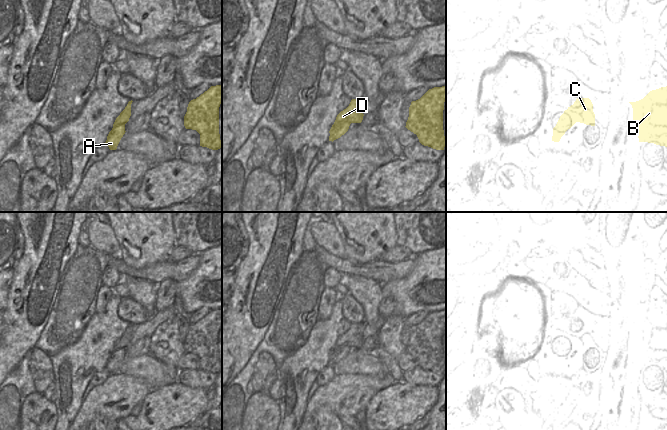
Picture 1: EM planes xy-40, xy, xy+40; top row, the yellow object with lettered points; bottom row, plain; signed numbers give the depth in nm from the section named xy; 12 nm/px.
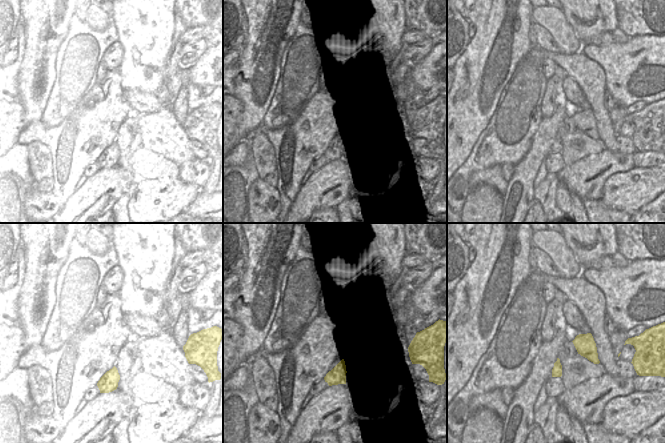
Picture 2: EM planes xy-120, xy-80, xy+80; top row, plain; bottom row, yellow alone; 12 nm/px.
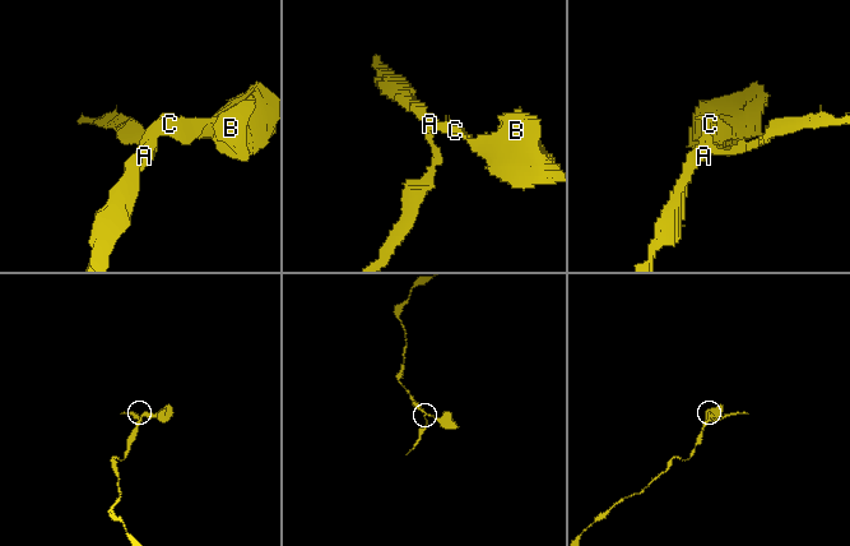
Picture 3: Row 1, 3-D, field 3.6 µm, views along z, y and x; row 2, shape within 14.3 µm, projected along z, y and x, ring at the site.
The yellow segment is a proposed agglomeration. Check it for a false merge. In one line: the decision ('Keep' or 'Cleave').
Cleave

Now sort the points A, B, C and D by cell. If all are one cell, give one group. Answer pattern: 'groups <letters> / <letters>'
groups A / B C D

